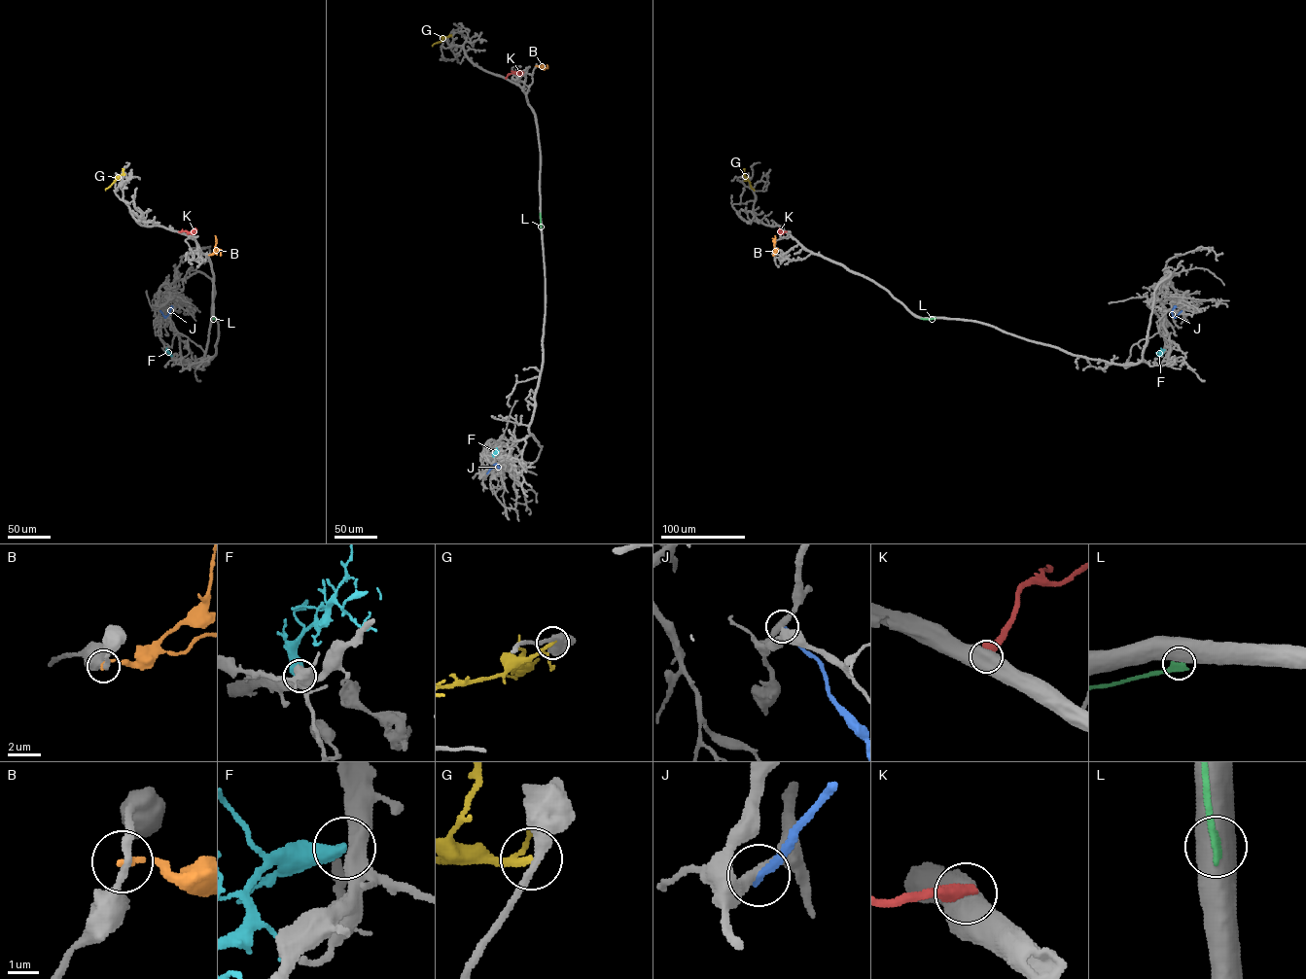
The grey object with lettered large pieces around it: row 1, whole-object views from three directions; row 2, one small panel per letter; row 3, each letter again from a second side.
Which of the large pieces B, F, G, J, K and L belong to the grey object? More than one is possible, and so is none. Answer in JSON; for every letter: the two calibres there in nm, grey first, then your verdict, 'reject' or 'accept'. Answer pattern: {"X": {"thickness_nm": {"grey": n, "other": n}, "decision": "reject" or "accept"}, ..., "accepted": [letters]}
{"B": {"thickness_nm": {"grey": 260, "other": 240}, "decision": "reject"}, "F": {"thickness_nm": {"grey": 480, "other": 500}, "decision": "reject"}, "G": {"thickness_nm": {"grey": 320, "other": 170}, "decision": "reject"}, "J": {"thickness_nm": {"grey": 380, "other": 280}, "decision": "reject"}, "K": {"thickness_nm": {"grey": 750, "other": 550}, "decision": "reject"}, "L": {"thickness_nm": {"grey": 750, "other": 360}, "decision": "reject"}, "accepted": []}

